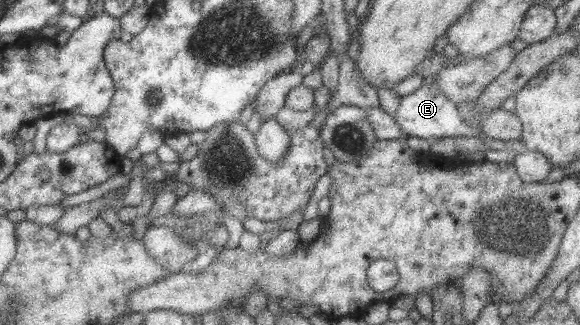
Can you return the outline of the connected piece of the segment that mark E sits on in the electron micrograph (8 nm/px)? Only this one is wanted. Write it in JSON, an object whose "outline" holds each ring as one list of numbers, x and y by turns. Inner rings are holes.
{"outline":[[432,84,420,85,412,93,405,96,401,96,399,98,399,105,397,106,394,118,395,121,398,123,400,130,403,132,403,136,406,137,417,136,424,140,426,138,430,138,431,136,434,139,452,138,455,136,464,135,466,135,467,137,482,139,484,136,482,134,482,131,480,130,480,127,473,126,473,124,467,124,467,122,464,122,462,120,462,117,458,114,455,104,451,100,448,100,448,98,445,97,445,94,442,94,442,92,438,90,438,87,435,87]]}

